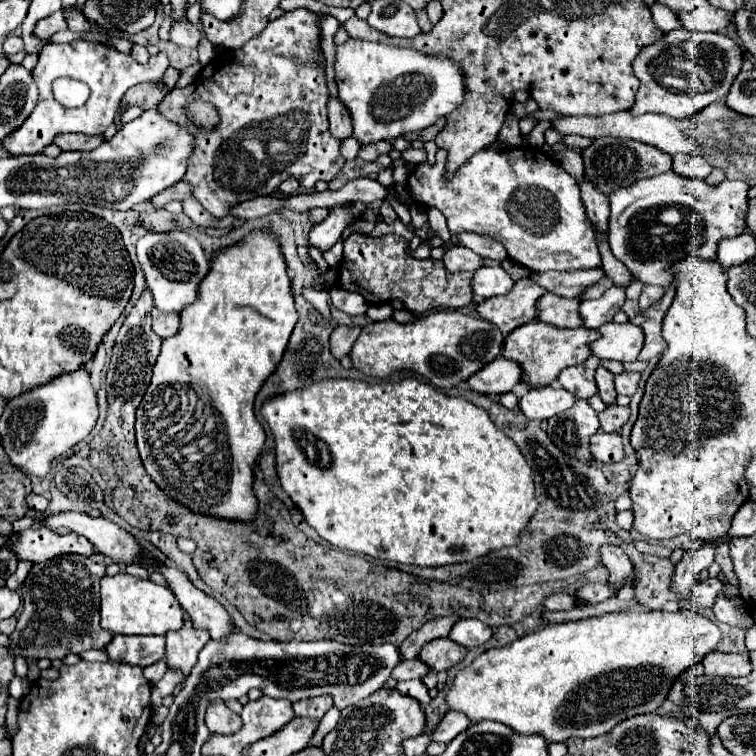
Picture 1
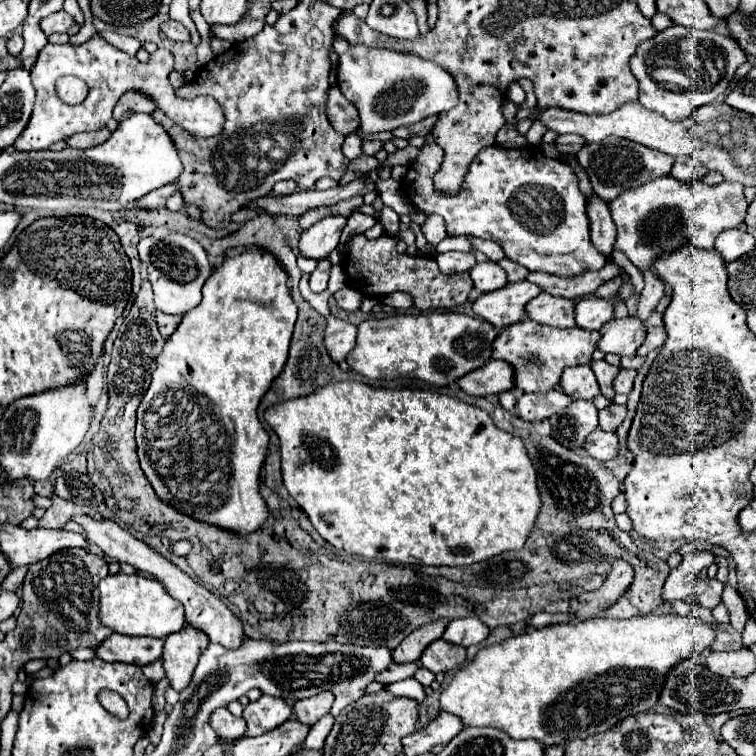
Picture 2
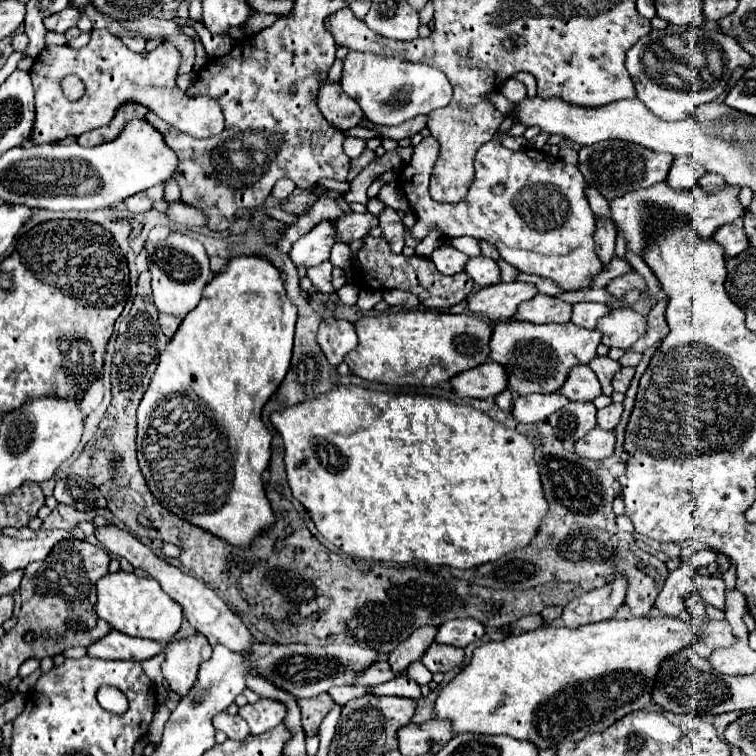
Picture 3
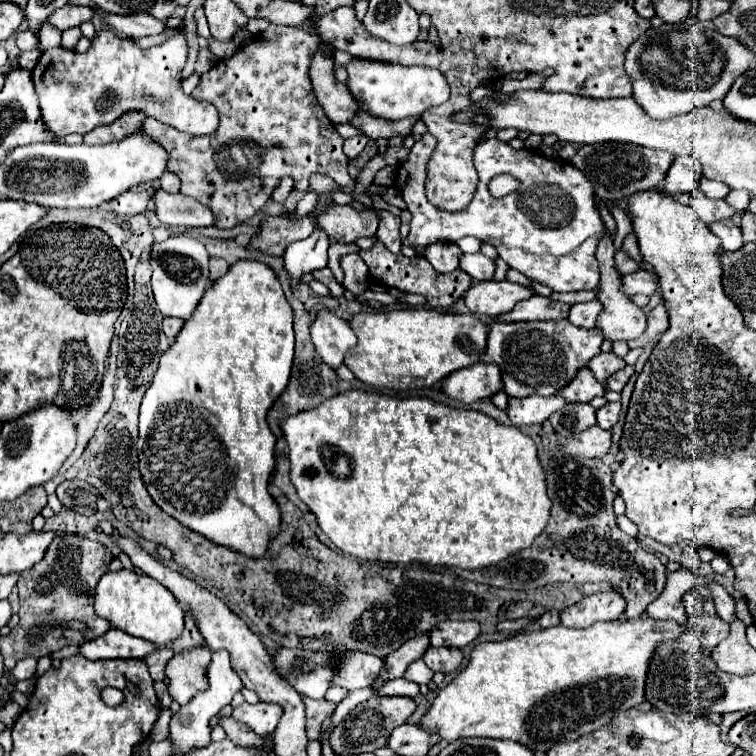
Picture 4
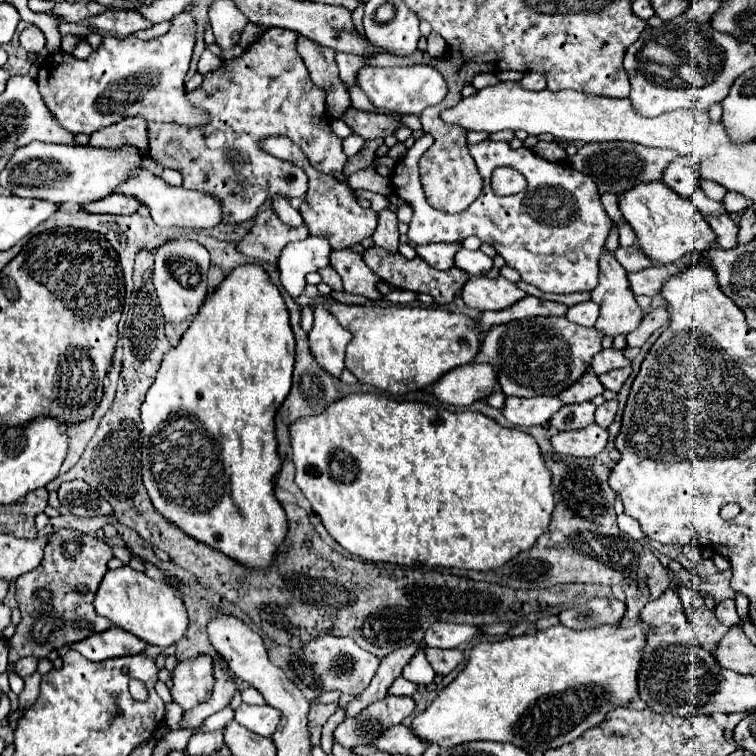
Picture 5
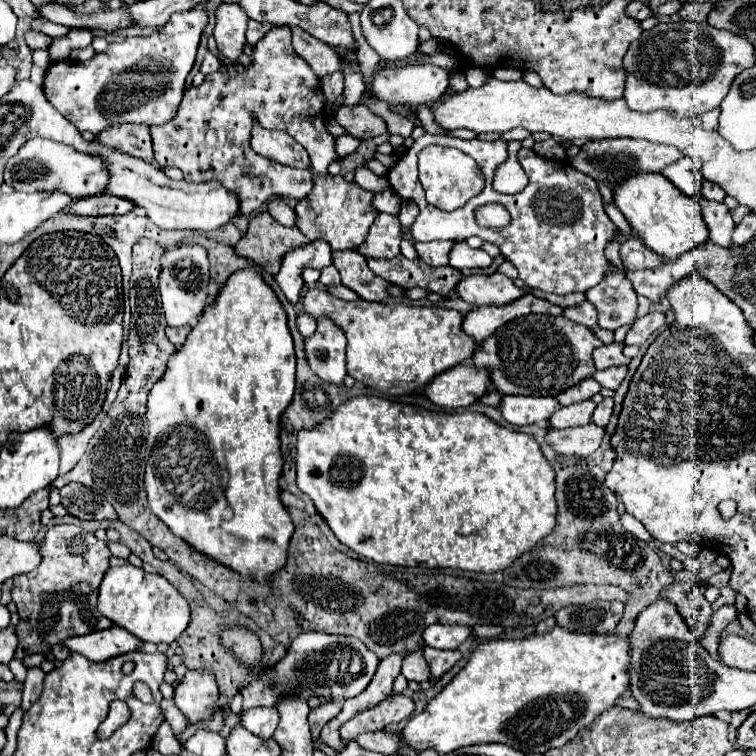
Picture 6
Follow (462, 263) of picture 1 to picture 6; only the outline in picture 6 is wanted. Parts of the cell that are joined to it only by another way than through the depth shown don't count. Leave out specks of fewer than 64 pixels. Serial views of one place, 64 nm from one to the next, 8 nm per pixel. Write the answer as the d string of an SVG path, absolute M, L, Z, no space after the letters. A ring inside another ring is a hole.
M416 242L414 248L418 256L430 264L430 266L446 266L448 264L448 252L452 250L454 242Z

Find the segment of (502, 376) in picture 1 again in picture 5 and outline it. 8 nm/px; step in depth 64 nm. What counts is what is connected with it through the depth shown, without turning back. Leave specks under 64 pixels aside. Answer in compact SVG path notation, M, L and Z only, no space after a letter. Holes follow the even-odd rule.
M464 364L454 368L434 384L438 400L454 406L470 406L476 400L484 400L496 388L496 372L488 364Z

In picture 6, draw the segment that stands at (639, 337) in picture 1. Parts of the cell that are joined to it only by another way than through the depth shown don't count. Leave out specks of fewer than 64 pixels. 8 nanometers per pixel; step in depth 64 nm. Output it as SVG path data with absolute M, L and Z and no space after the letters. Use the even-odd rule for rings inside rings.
M612 266L598 286L586 292L586 298L598 310L598 326L604 330L618 330L636 322L636 292L626 278L626 272Z

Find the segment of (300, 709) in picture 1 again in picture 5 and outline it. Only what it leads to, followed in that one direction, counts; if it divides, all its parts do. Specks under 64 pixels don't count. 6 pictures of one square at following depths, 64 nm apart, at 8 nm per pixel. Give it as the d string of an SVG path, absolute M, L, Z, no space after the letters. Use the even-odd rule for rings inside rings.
M310 702L310 712L308 712L308 728L310 728L310 740L312 744L320 744L320 730L324 722L336 712L336 704L320 704L320 702Z

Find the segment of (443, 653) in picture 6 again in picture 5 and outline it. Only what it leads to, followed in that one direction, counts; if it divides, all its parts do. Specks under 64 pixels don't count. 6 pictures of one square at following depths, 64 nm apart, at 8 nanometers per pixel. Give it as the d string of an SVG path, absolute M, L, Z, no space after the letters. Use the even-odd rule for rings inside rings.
M426 648L426 658L436 674L452 672L464 658L460 650L442 650L442 648Z

